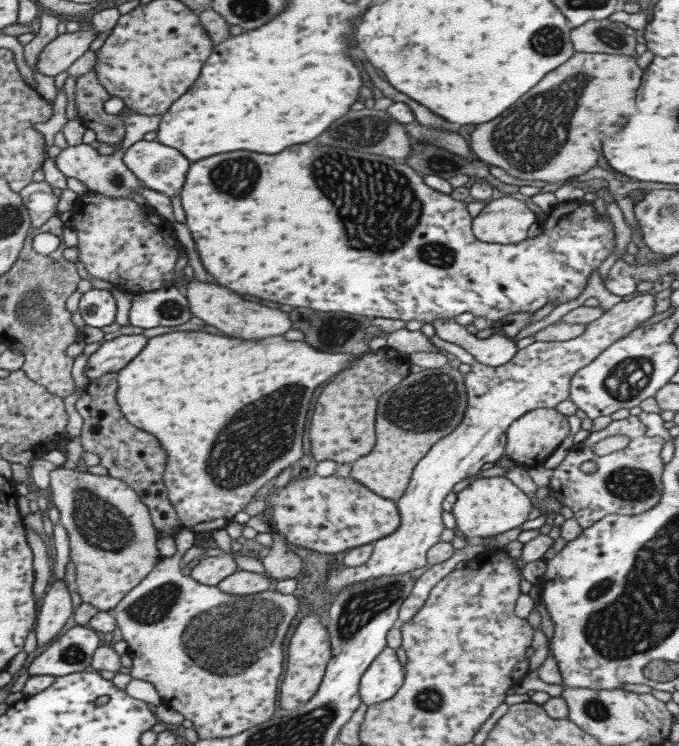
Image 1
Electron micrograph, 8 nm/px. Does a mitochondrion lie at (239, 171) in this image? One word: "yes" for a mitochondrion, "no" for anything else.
yes

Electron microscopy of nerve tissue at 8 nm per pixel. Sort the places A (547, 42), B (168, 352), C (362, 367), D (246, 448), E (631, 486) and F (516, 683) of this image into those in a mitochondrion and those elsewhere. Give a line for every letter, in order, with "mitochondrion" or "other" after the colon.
A: mitochondrion
B: other
C: other
D: mitochondrion
E: mitochondrion
F: other

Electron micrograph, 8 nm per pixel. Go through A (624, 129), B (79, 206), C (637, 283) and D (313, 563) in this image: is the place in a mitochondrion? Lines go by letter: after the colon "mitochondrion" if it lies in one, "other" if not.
A: other
B: other
C: other
D: other

